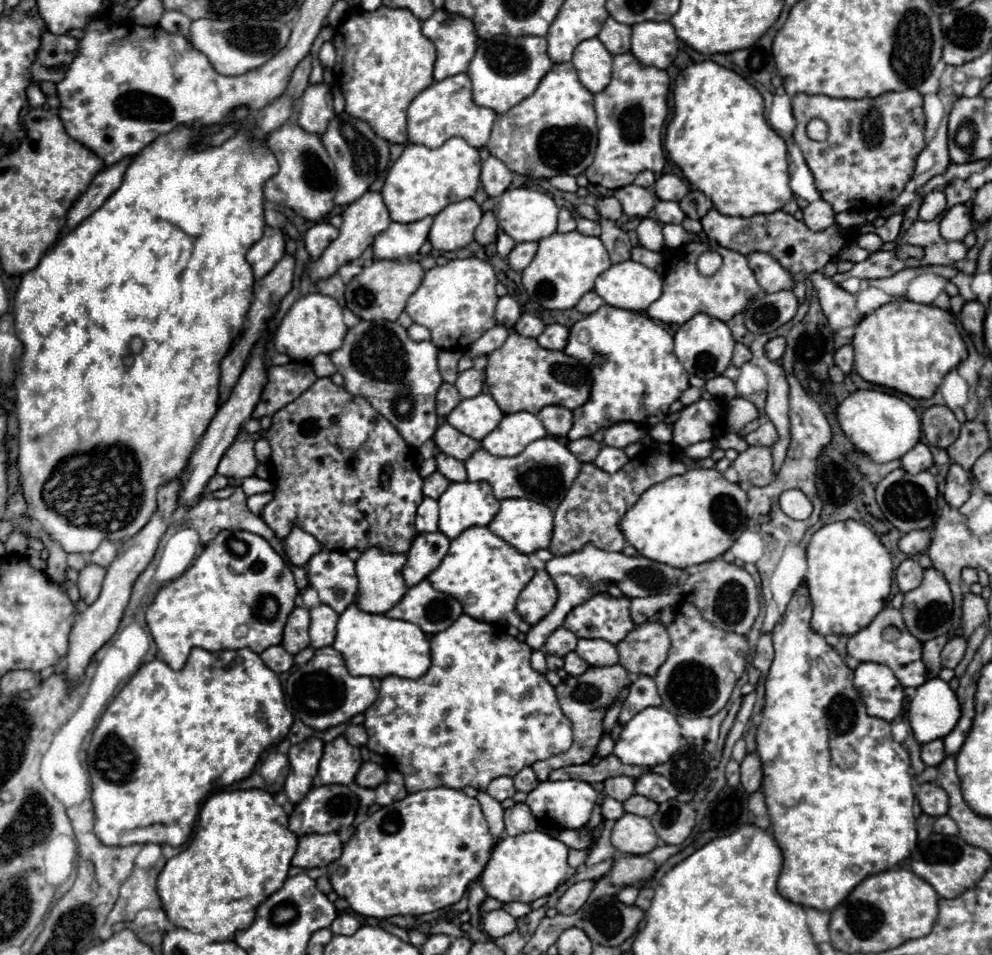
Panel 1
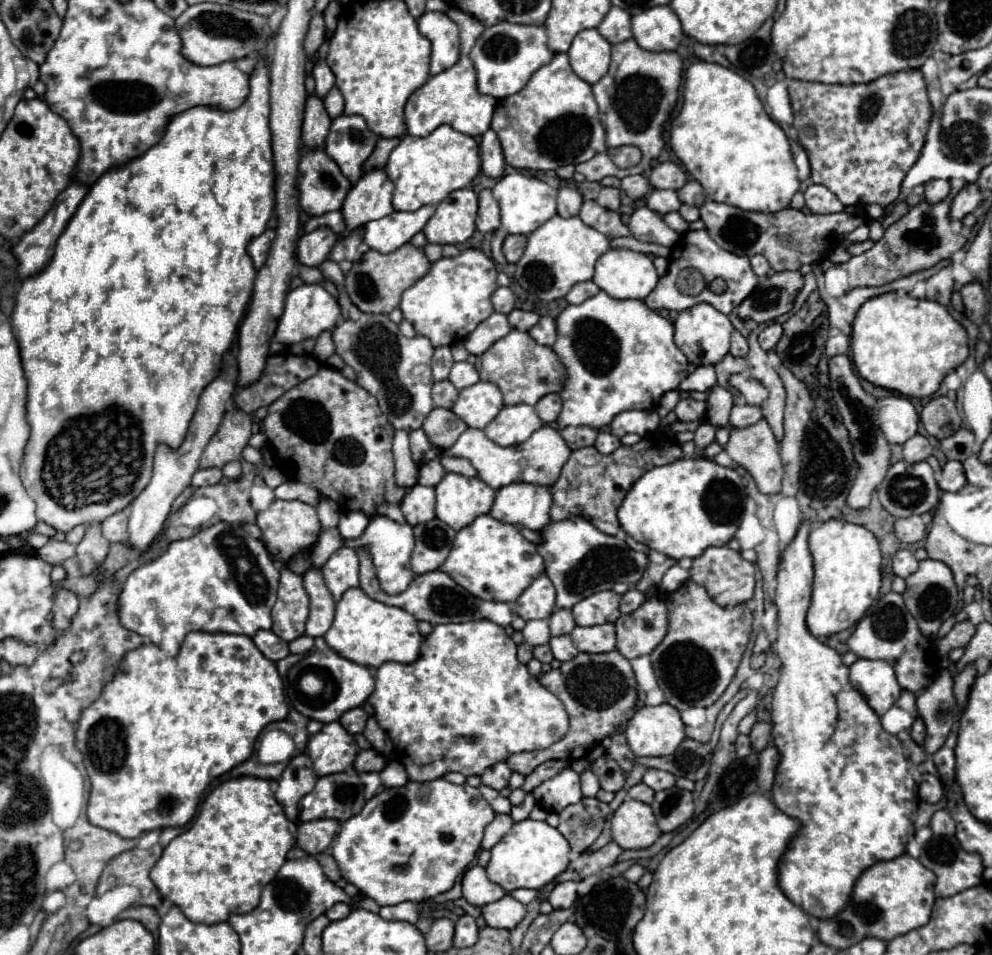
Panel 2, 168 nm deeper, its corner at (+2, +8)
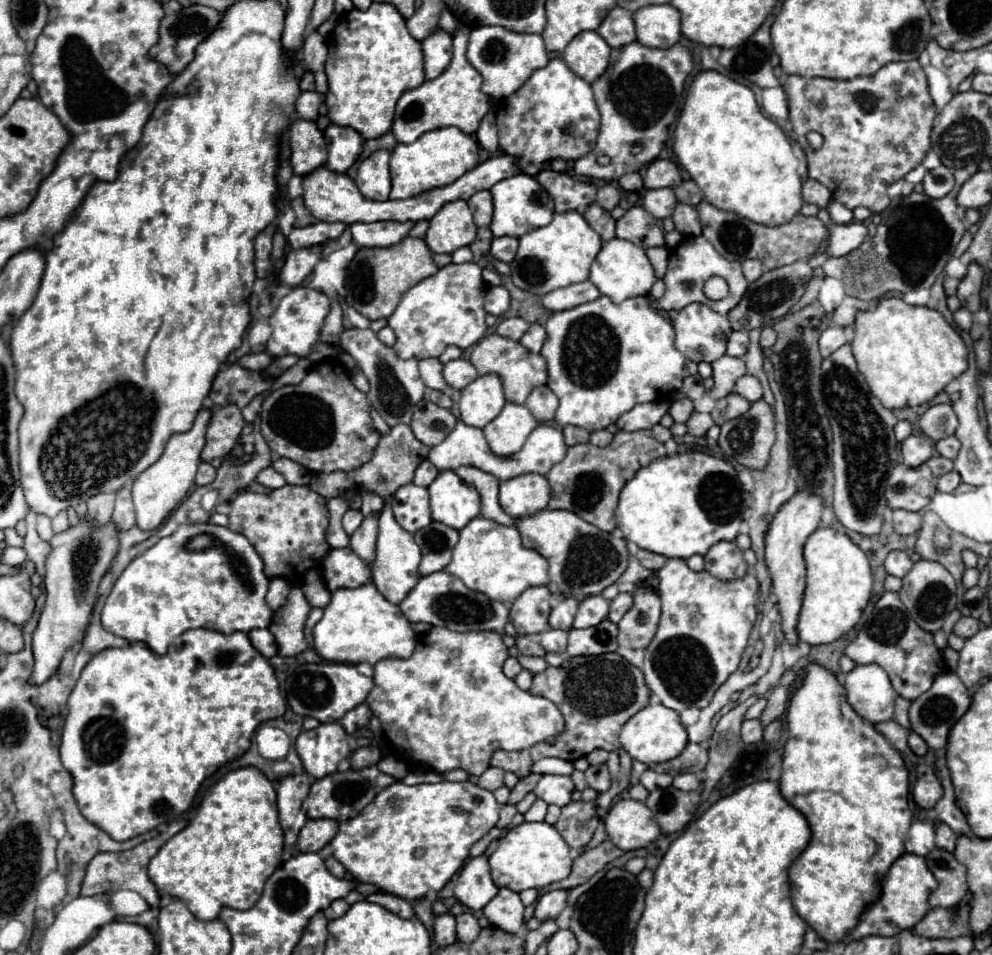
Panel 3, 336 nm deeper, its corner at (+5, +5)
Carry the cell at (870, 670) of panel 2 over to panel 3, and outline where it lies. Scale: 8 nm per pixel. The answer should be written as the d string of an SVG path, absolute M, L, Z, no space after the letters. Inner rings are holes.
M877 664L855 666L845 676L843 686L847 702L863 720L879 724L893 718L897 692L891 688L887 672Z

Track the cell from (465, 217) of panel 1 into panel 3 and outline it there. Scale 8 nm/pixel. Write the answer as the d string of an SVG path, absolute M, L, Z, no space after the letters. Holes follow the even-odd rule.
M465 200L445 204L429 220L429 230L425 234L425 242L435 254L451 254L463 246L469 246L475 238L477 226Z

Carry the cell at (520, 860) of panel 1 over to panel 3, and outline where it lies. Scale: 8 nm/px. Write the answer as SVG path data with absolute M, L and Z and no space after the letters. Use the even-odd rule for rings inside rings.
M523 822L511 828L505 838L499 840L497 850L489 858L491 876L499 888L511 888L515 892L527 888L543 888L569 876L573 858L569 858L569 846L559 832L547 822Z

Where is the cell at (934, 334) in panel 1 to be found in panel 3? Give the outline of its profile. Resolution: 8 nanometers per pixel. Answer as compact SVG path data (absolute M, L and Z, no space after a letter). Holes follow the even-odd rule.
M883 298L875 308L859 312L851 346L859 372L889 410L931 402L951 380L967 370L967 348L945 318L937 310L911 306L901 298Z

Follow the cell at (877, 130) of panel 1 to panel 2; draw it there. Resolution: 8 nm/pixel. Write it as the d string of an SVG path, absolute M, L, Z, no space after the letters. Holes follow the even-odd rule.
M910 69L866 85L824 85L792 79L788 81L788 93L798 141L810 159L812 183L828 187L846 207L858 203L882 203L888 207L894 203L906 173L924 147L932 119L922 73ZM806 125L816 129L814 137L804 133Z

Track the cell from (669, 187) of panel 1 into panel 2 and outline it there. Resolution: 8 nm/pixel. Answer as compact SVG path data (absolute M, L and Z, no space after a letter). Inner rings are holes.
M672 161L660 163L650 173L650 183L656 189L674 189L678 191L686 183L686 173Z

